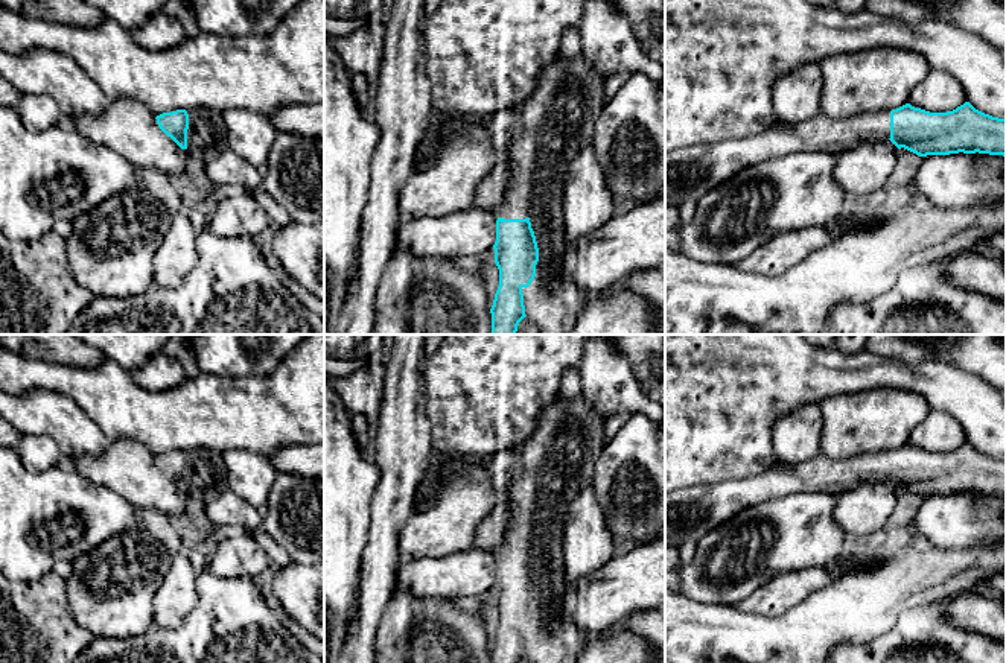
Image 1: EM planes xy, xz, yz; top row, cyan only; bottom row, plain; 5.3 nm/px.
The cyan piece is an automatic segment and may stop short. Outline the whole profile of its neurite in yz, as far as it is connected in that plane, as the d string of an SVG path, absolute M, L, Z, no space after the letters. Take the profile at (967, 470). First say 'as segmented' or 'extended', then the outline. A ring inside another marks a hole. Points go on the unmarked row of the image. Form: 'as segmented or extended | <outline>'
extended | M969 443L947 453L930 453L906 444L892 452L868 453L834 459L825 453L801 462L776 462L752 477L700 484L665 494L665 546L679 549L686 541L697 543L708 532L738 512L759 502L794 493L828 493L842 496L868 482L890 481L919 497L950 494L989 494L1006 497L1006 459L976 450Z

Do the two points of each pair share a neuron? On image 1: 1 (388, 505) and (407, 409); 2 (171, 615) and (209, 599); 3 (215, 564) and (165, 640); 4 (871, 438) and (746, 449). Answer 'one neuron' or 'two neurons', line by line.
1: one neuron
2: two neurons
3: two neurons
4: two neurons

